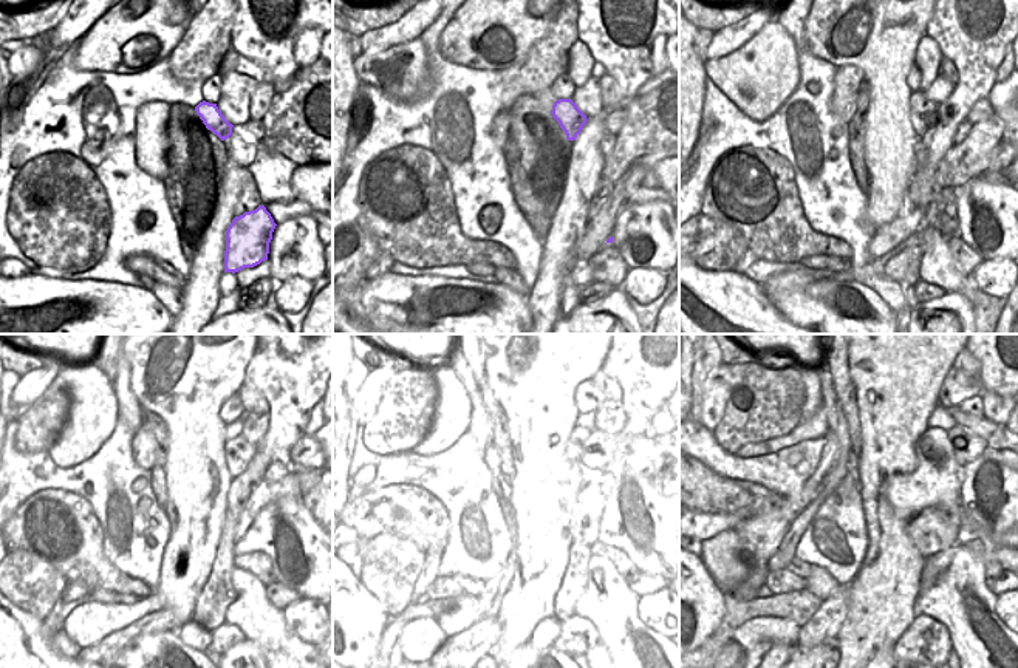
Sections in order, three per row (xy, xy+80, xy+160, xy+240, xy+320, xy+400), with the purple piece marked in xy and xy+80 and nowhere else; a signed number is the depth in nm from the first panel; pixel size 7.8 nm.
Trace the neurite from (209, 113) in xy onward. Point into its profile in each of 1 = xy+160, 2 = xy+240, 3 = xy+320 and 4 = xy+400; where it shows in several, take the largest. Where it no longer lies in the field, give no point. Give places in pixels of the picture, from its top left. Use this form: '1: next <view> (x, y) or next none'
1: next xy+160 (922, 112)
2: next xy+240 (237, 453)
3: next xy+320 (605, 464)
4: next xy+400 (967, 446)

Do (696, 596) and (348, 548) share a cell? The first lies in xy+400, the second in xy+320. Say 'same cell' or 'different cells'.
different cells

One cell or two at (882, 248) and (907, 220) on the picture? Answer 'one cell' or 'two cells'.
one cell

